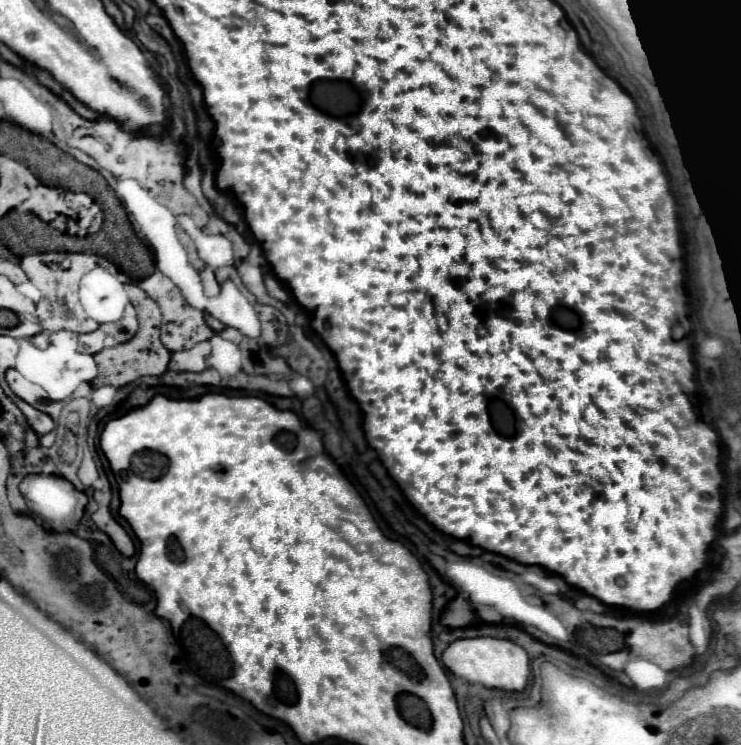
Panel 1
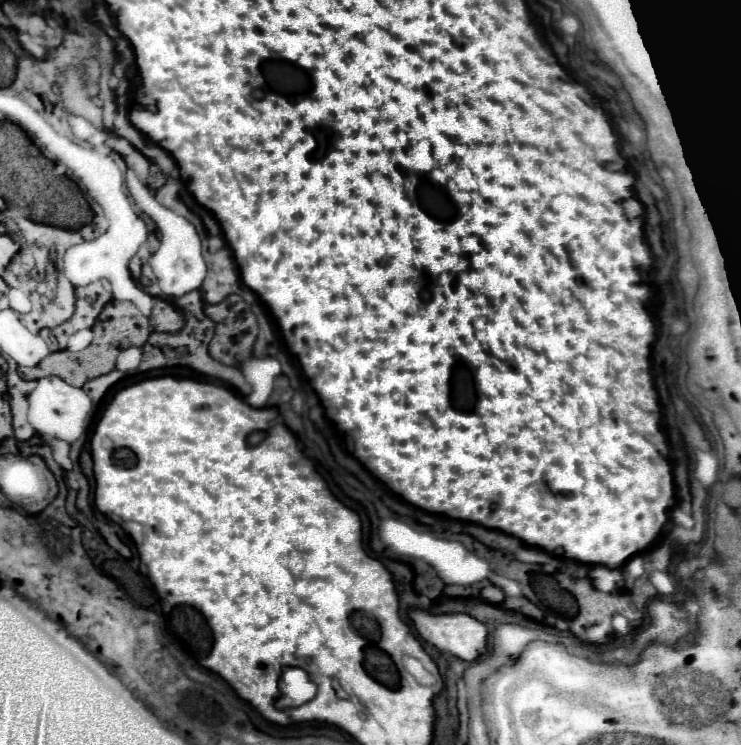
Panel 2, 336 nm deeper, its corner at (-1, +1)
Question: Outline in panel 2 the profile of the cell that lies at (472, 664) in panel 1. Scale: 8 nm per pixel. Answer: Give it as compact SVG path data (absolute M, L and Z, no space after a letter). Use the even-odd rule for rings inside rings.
M410 608L408 616L414 622L418 634L428 644L436 646L440 652L450 652L452 656L456 656L460 660L472 662L472 660L478 658L480 652L486 650L488 628L480 620L476 620L476 618L468 616L468 614L430 614L430 612L424 612L420 608Z

